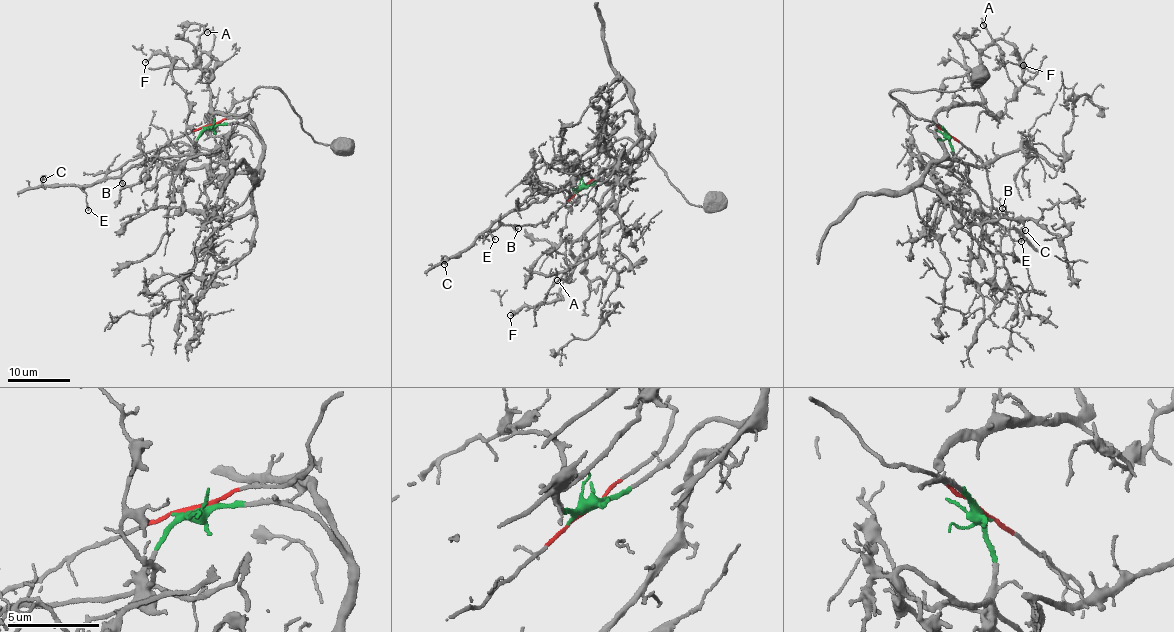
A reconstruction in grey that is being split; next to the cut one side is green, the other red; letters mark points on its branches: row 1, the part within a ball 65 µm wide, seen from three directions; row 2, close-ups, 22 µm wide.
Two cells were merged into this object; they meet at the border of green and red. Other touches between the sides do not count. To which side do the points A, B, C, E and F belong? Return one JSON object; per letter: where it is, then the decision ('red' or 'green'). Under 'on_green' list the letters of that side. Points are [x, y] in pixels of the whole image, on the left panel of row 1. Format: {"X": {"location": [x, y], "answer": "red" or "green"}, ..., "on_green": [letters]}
{"A": {"location": [207, 32], "answer": "green"}, "B": {"location": [122, 183], "answer": "red"}, "C": {"location": [43, 179], "answer": "red"}, "E": {"location": [88, 210], "answer": "red"}, "F": {"location": [145, 62], "answer": "green"}, "on_green": ["A", "F"]}

